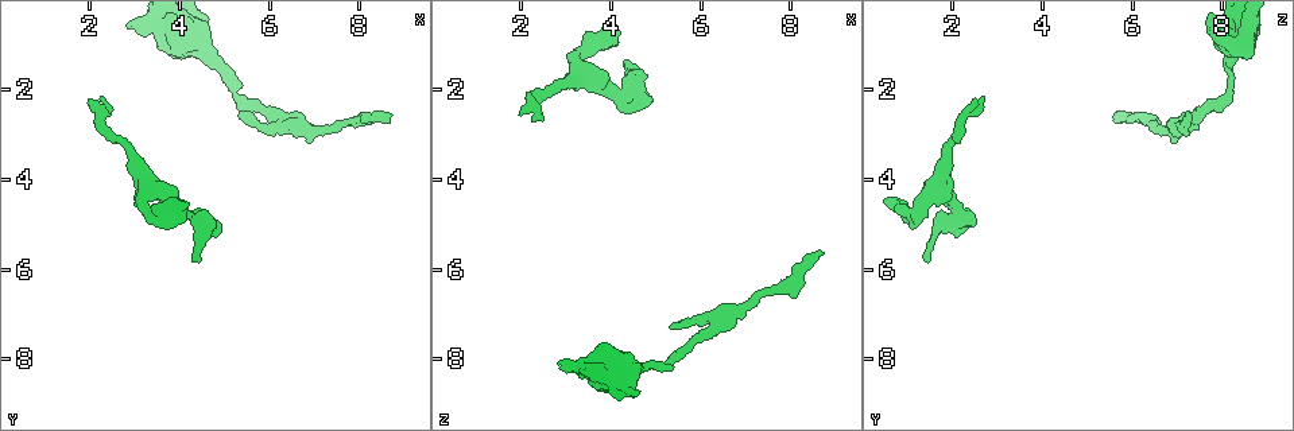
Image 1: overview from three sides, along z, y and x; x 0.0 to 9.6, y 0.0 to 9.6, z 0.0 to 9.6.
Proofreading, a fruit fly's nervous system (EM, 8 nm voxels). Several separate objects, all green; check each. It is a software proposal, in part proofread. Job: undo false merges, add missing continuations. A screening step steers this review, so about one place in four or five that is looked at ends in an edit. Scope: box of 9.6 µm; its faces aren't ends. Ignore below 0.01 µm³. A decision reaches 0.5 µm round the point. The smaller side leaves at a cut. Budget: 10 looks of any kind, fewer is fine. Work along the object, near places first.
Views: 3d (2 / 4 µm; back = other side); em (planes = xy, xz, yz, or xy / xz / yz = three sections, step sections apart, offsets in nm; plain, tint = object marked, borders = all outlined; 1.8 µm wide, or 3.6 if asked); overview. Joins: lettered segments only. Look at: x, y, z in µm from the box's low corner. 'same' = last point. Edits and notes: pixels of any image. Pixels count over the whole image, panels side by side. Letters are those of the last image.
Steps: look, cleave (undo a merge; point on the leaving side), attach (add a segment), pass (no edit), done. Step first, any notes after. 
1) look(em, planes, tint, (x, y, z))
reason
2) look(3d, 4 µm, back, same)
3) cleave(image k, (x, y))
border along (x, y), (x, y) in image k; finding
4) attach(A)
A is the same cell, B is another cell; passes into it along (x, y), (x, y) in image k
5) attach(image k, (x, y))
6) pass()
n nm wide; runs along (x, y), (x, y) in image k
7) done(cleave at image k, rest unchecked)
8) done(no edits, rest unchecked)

look(3d, 2 µm, (8.75, 2.50, 5.70))
end of a long branch

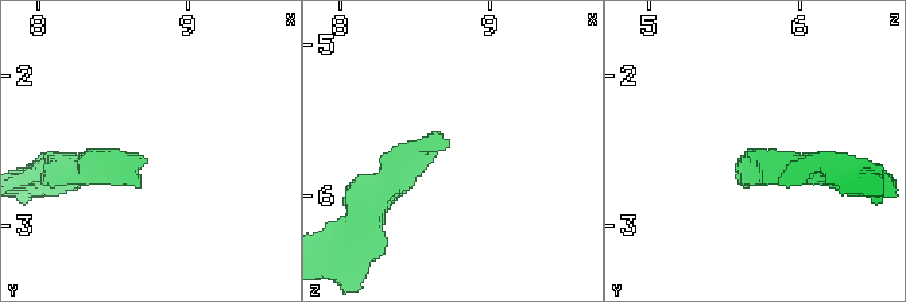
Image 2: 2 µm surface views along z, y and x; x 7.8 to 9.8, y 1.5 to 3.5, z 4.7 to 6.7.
look(em, xz, step 8, tint, (8.72, 2.56, 5.68))
need the tissue

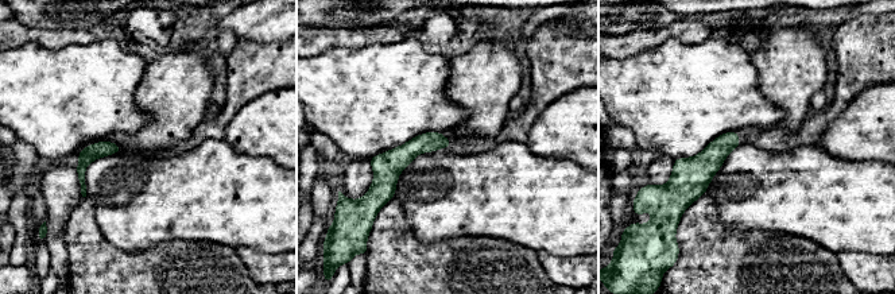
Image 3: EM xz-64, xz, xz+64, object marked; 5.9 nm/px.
look(em, planes, borders, same)

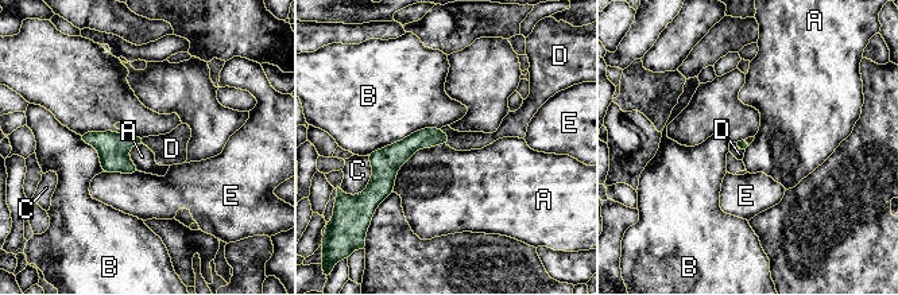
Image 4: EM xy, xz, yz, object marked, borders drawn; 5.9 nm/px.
attach(D)
B touches over 460 nm; D is the same cell, A, B, C and E are other cells; passes into it along (428, 138), (448, 136), (469, 140) in image 4; it goes on there

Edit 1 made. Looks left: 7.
look(3d, 4 µm, (1.90, 2.25, 2.60))
free end

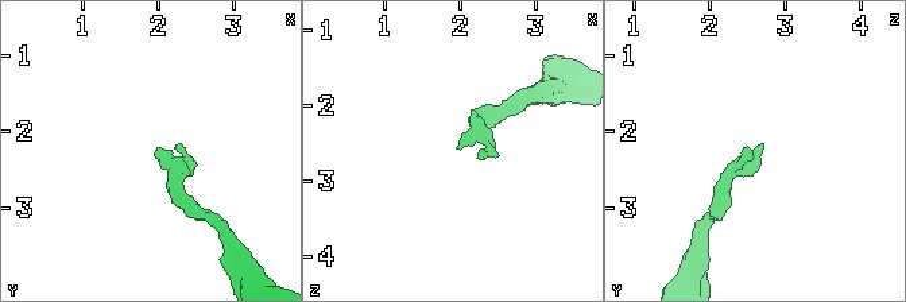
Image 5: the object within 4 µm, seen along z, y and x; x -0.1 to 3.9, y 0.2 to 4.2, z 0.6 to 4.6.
look(em, planes, borders, (1.95, 2.30, 2.55))

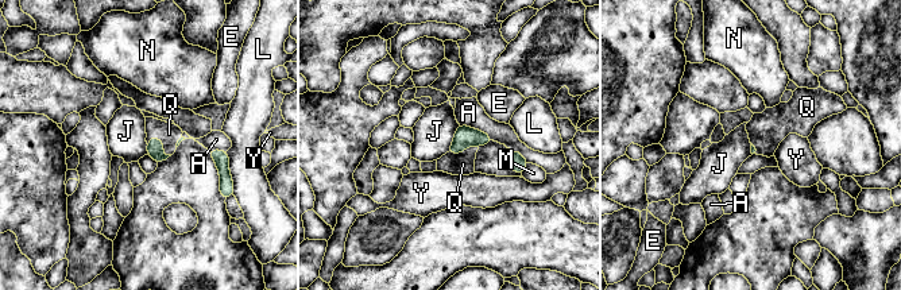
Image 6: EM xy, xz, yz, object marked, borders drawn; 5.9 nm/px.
attach(Q)
Q is the same cell, A, E, J, L, M, N and Y are other cells; it goes on there

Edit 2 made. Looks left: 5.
look(overview)
see it whole again

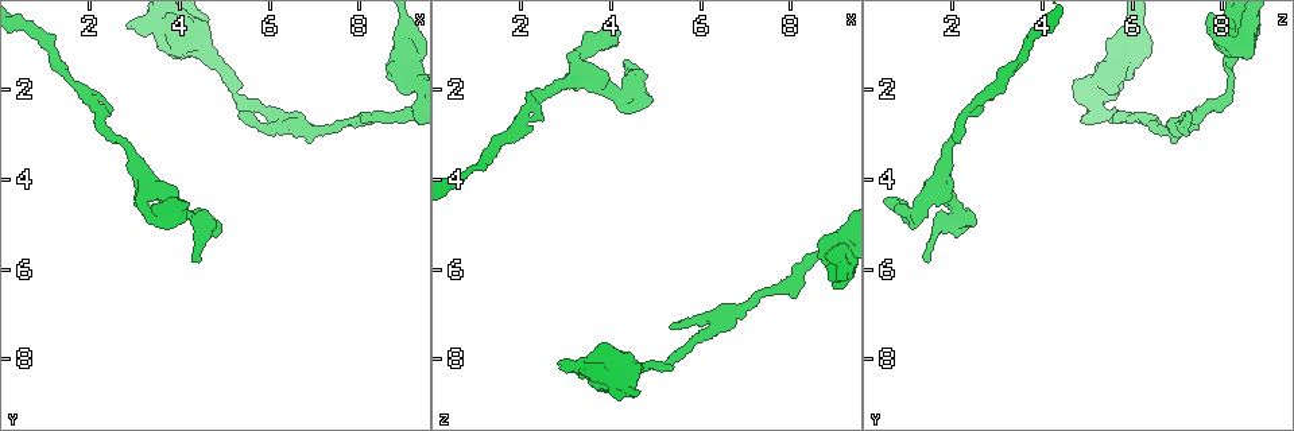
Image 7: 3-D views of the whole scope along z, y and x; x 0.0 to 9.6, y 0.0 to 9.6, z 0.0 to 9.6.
look(3d, 2 µm, (5.35, 2.60, 7.25))

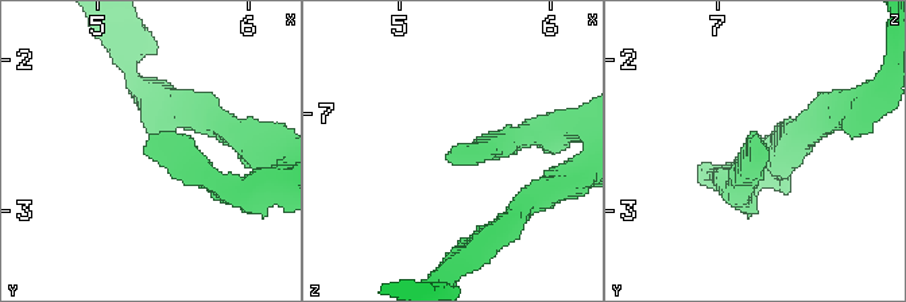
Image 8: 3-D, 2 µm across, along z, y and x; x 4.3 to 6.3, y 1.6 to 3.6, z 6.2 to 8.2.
look(em, planes, plain, (5.34, 2.56, 7.24))
need the tissue

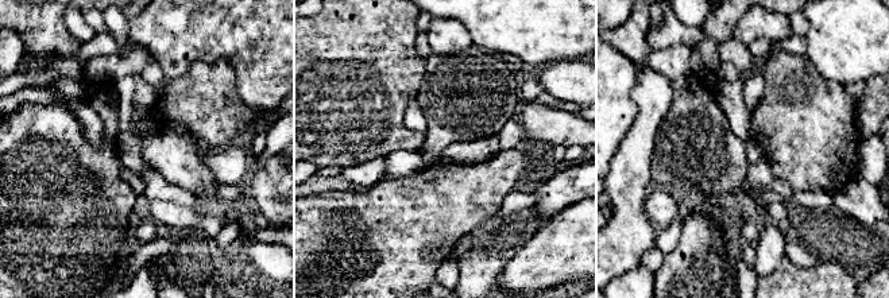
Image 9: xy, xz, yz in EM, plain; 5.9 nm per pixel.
look(em, planes, borders, same)

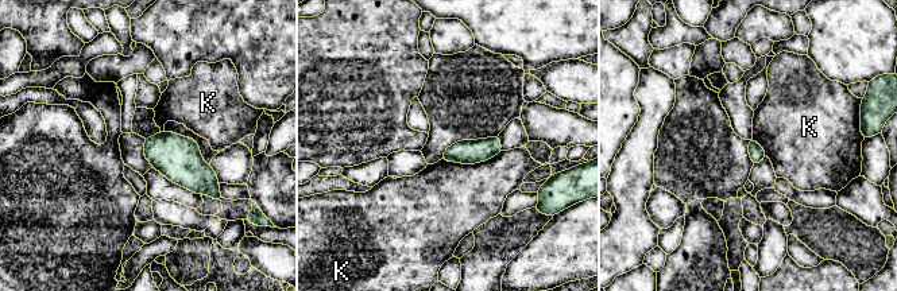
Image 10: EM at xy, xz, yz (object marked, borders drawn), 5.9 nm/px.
pass()
K is another cell; border along (502, 151), (474, 163), (441, 159) in image 10; no lettered segment goes on from it

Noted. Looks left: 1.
look(em, 3.6 µm, planes, borders, (4.30, 5.80, 1.45))
free end

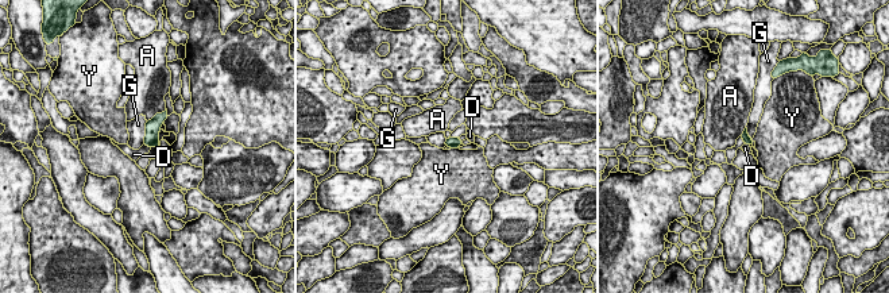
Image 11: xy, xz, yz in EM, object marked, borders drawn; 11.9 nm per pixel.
pass()
100 nm wide; A touches over 280 nm; A, D, G and Y are other cells; none of them fits

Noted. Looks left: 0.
done(attach at image 4, attach at image 6, rest unchecked)

